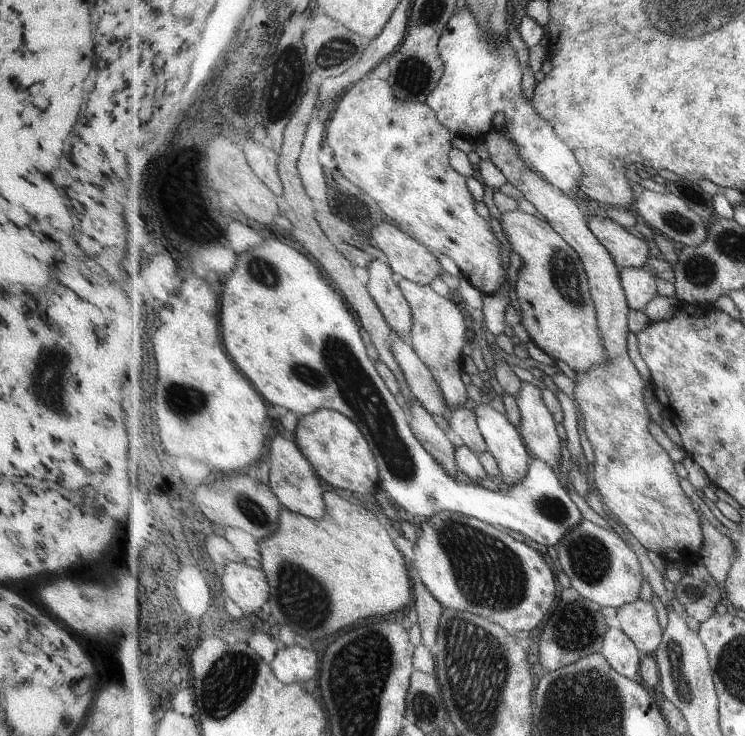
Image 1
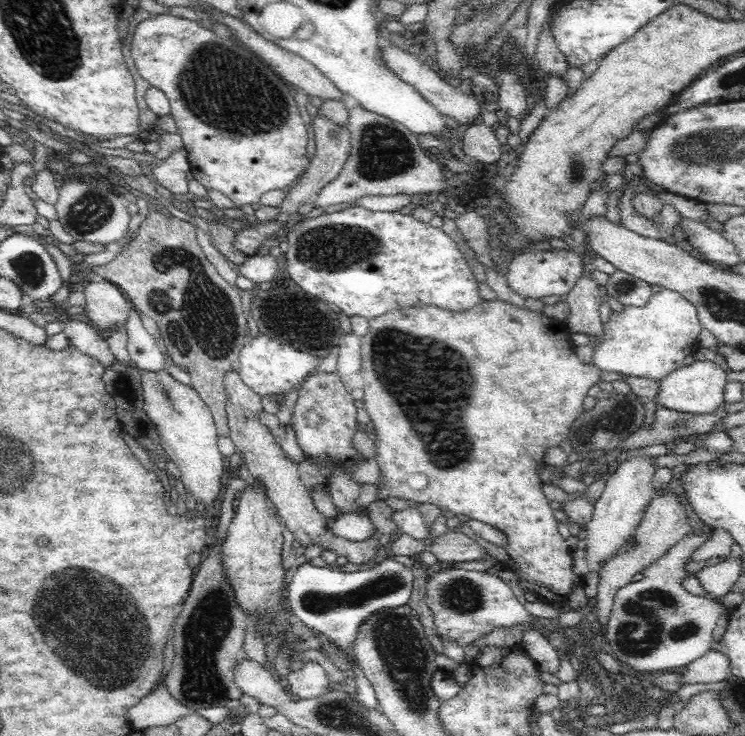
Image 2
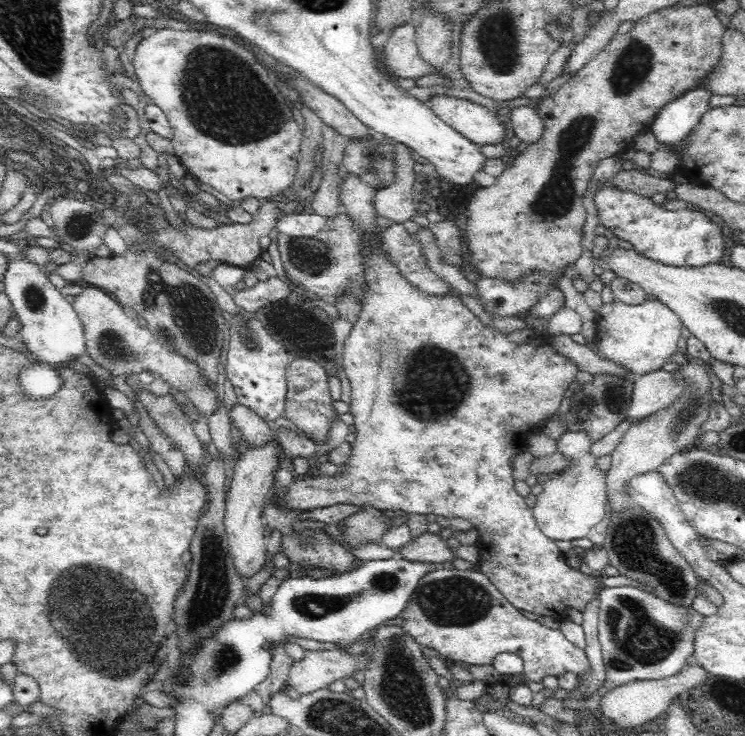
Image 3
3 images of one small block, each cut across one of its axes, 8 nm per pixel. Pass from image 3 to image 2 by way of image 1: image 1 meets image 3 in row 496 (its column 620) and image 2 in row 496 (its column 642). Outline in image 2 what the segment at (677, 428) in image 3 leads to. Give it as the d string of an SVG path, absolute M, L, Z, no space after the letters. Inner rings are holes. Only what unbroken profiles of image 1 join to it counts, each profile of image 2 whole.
M640 454L622 460L612 474L605 476L604 490L594 504L591 522L587 524L589 535L585 539L585 554L590 571L598 572L604 562L612 558L624 541L636 530L648 503L656 496L655 492L649 489L649 480L655 472L656 460L648 454Z

